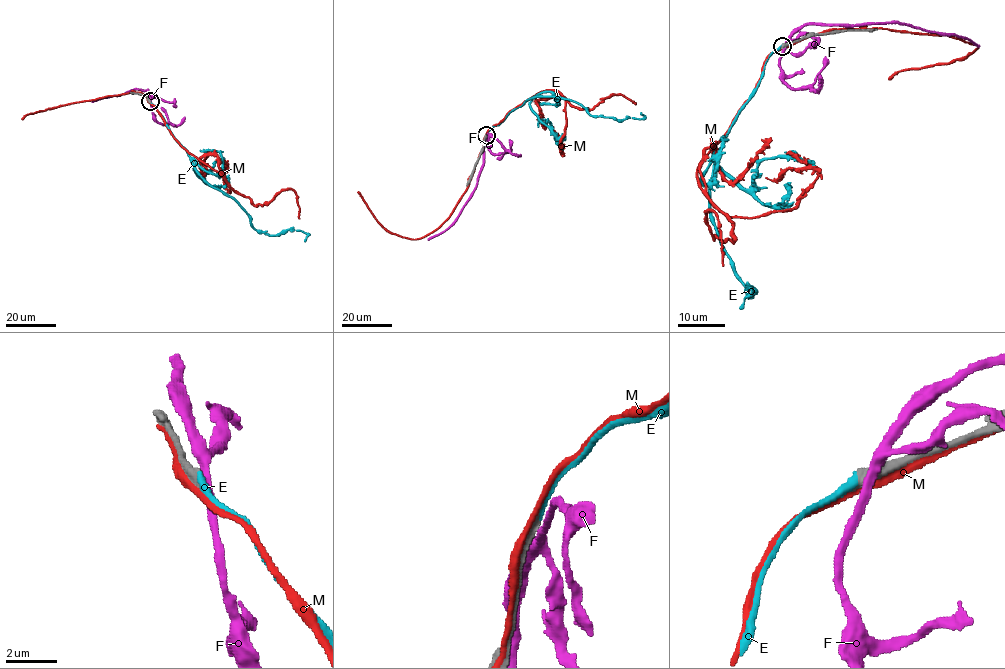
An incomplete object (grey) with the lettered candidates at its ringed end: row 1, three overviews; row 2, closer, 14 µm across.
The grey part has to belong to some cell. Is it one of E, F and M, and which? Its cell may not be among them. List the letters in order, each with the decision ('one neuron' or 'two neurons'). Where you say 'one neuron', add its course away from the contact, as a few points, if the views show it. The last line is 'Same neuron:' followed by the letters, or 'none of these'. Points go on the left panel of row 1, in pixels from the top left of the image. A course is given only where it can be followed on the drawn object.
E: one neuron | via (150, 101), (192, 165), (207, 183), (235, 200), (254, 229), (270, 235), (302, 231), (308, 235), (305, 241)
F: two neurons
M: two neurons
Same neuron: E

